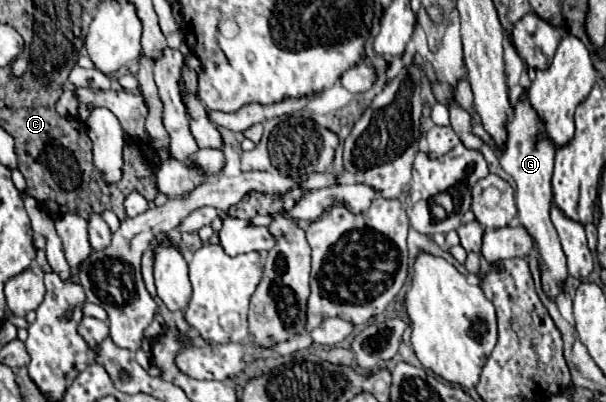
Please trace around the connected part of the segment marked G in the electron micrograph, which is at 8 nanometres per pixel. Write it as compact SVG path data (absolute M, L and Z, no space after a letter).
M521 99L513 111L513 117L509 119L507 125L507 145L505 151L499 153L501 167L515 179L517 191L515 191L515 201L517 201L517 219L519 225L527 229L527 233L535 239L535 247L539 251L539 271L541 271L541 285L547 297L557 299L557 295L563 291L565 279L569 277L567 273L567 257L563 255L557 231L551 223L551 205L553 205L553 195L551 195L551 171L553 171L553 157L555 149L549 143L549 139L543 133L543 125L529 105L527 99Z

